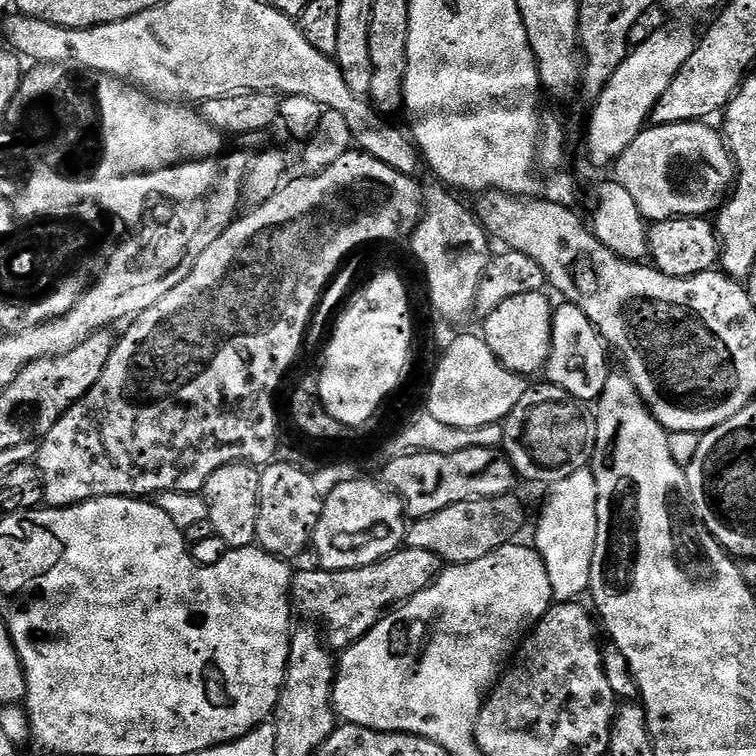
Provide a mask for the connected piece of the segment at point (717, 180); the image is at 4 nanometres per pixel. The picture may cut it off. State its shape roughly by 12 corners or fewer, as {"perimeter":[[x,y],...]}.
{"perimeter":[[708,122],[657,124],[616,158],[645,221],[707,217],[736,163]]}

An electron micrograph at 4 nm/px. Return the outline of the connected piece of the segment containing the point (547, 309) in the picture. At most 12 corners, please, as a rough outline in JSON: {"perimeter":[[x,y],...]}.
{"perimeter":[[516,294],[483,317],[501,366],[532,378],[548,365],[554,304]]}

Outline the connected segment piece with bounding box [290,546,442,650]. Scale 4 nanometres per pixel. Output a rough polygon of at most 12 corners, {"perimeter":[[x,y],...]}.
{"perimeter":[[401,546],[370,566],[297,571],[295,611],[343,650],[442,571]]}

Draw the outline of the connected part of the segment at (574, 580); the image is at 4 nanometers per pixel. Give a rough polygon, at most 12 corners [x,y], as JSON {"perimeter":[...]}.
{"perimeter":[[591,467],[551,485],[534,547],[553,601],[590,589],[598,542]]}

